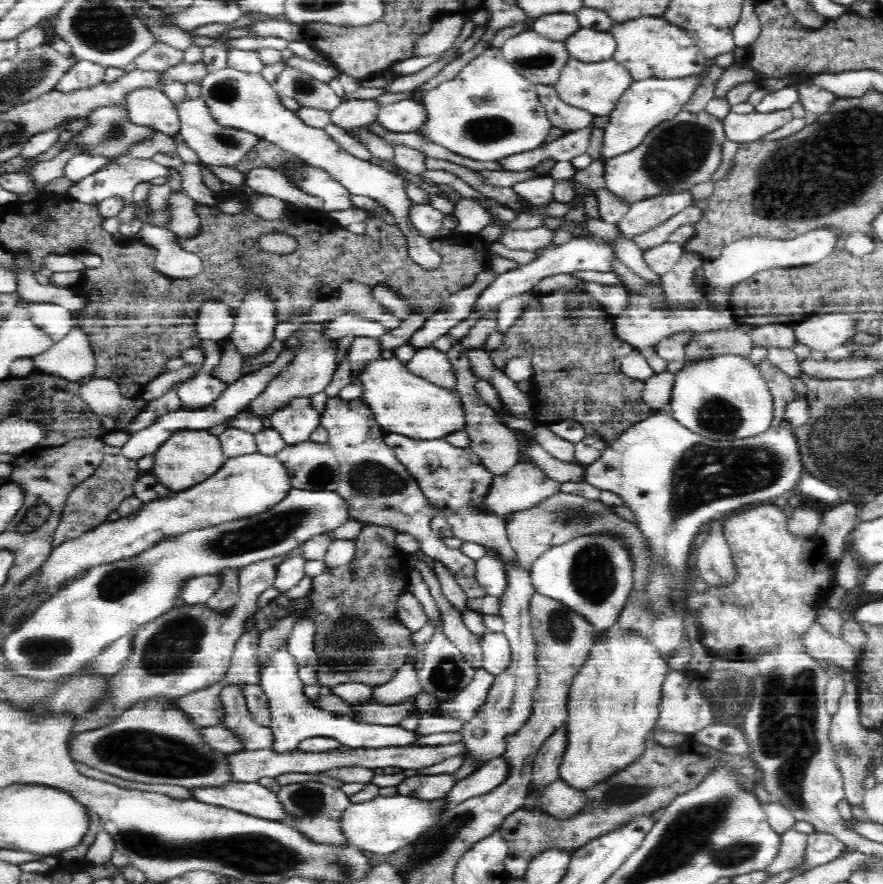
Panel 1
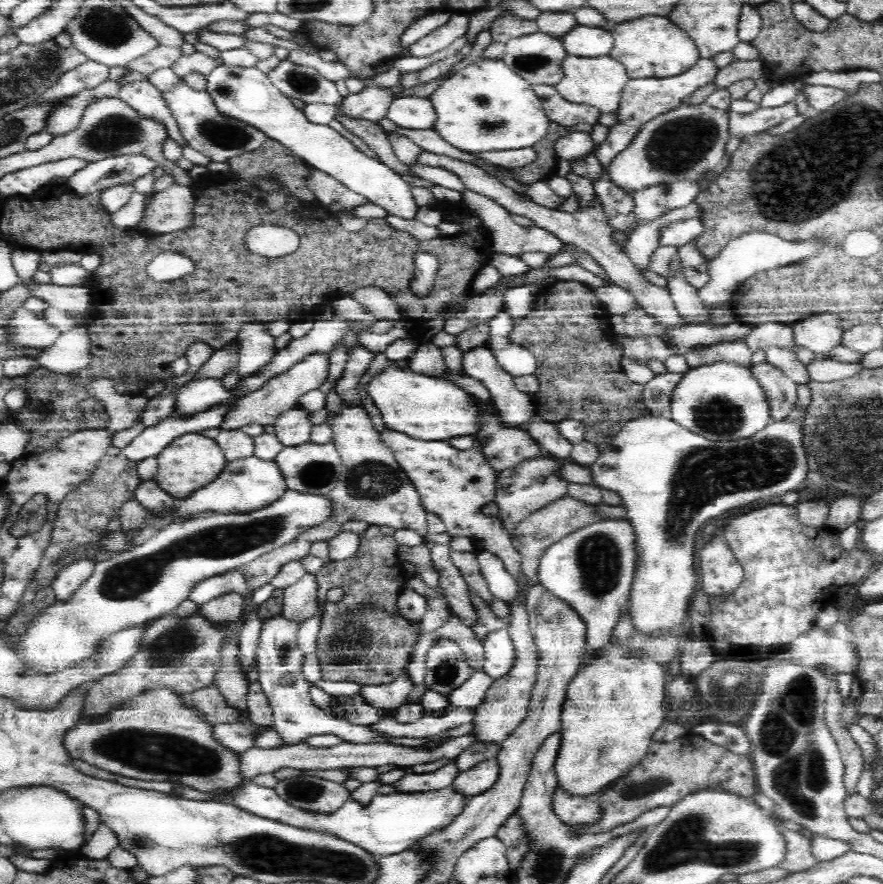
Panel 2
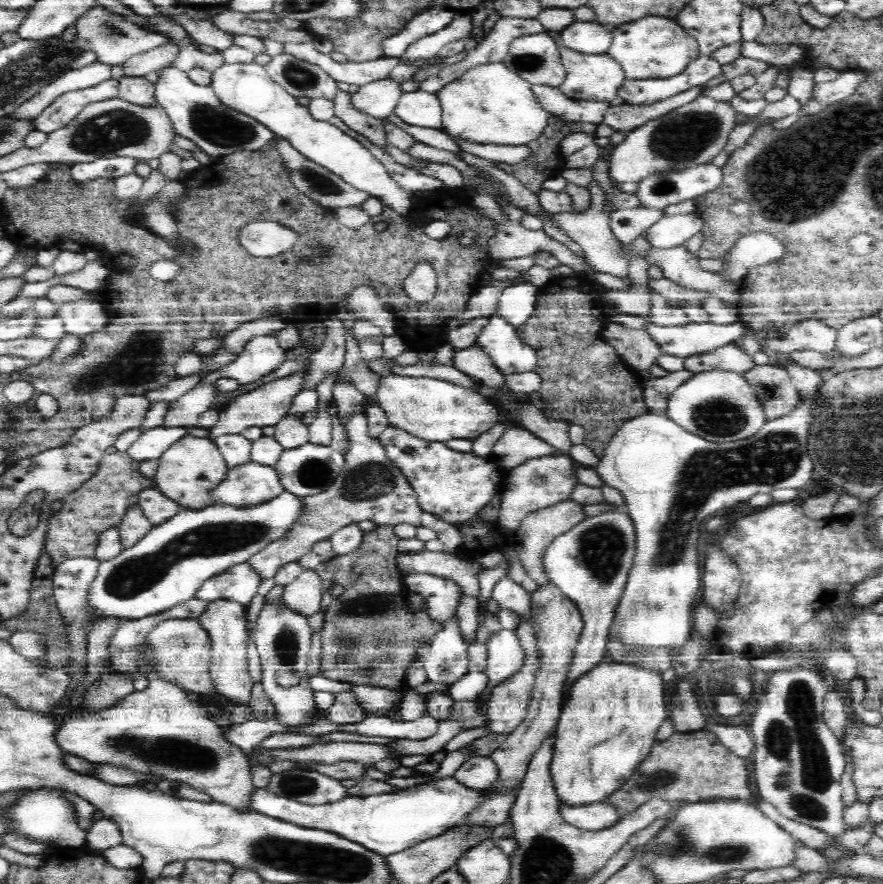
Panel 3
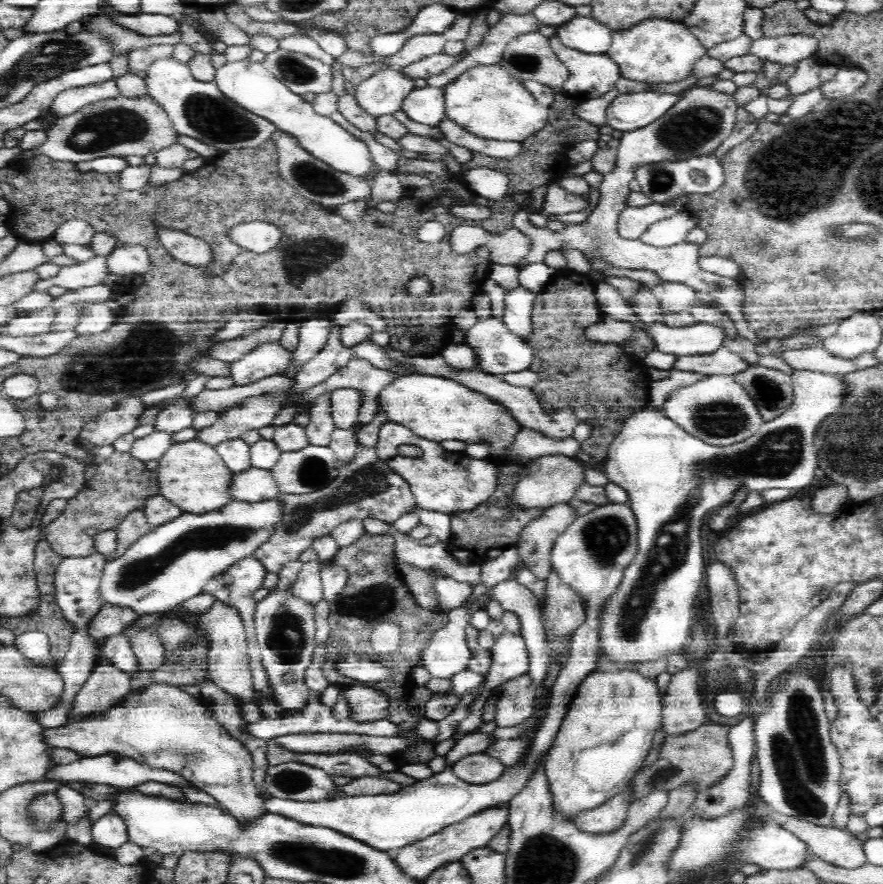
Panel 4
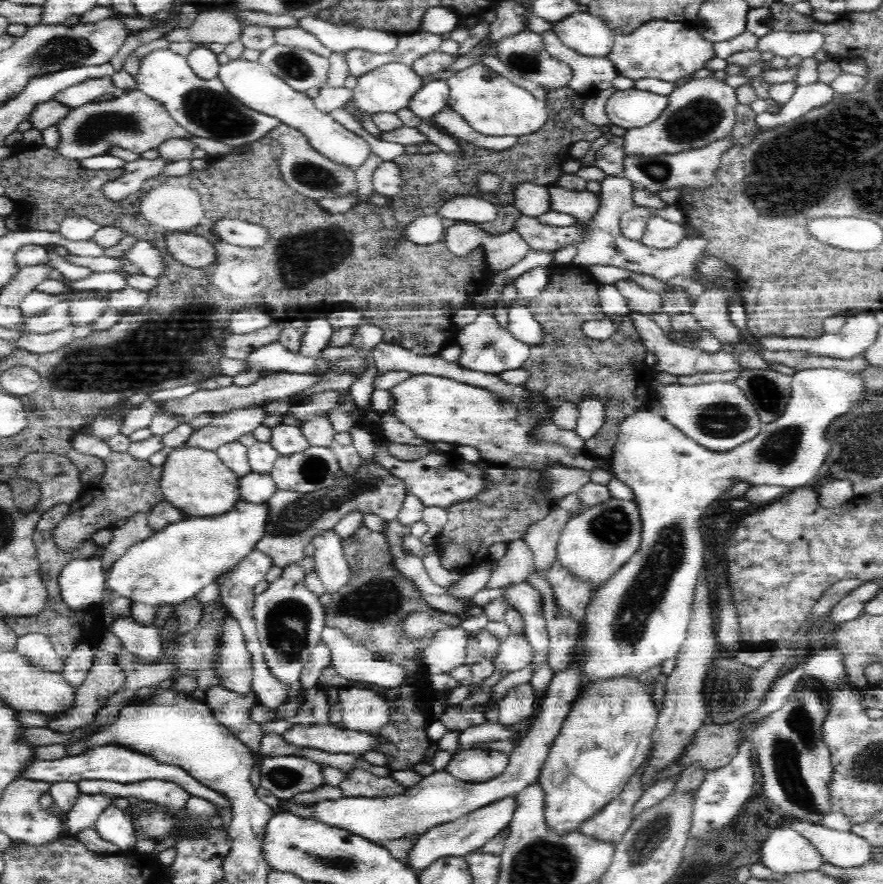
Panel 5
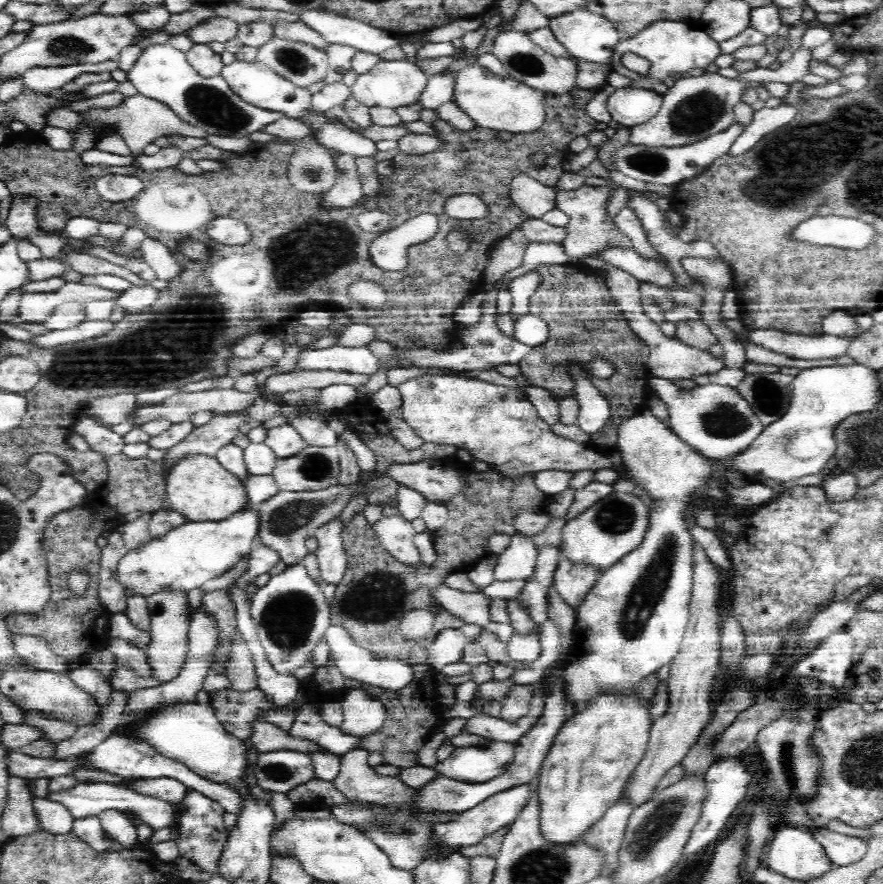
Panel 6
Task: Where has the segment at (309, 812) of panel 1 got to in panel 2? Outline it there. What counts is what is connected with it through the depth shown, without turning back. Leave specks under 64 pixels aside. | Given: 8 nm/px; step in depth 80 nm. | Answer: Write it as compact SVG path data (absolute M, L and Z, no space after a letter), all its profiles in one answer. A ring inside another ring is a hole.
M293 771L288 778L276 780L274 790L298 808L336 809L351 798L343 783L328 780L317 771Z

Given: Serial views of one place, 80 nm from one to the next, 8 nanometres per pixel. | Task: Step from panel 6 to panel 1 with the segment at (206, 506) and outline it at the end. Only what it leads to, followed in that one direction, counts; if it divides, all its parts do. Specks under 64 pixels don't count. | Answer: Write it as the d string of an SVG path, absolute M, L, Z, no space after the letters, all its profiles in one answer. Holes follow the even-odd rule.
M184 430L174 434L156 452L152 474L161 486L173 494L186 492L216 475L224 467L228 458L224 455L221 443L216 436L206 431Z

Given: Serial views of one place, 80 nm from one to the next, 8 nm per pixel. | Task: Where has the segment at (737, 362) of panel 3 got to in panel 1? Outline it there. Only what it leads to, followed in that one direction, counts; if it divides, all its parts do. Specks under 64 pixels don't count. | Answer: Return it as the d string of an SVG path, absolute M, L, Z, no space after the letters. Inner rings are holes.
M750 327L700 333L683 349L685 362L698 362L717 356L738 356L748 359L752 352Z

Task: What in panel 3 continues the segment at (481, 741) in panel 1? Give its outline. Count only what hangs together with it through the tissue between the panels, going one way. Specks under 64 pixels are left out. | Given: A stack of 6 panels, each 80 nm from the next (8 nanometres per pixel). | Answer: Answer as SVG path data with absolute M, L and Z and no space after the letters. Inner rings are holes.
M524 623L515 630L518 635L524 650L526 651L526 662L524 668L514 676L507 678L502 684L493 688L492 694L484 707L481 707L482 712L486 712L488 717L487 726L491 732L495 733L511 733L517 726L520 726L528 718L529 704L533 697L535 678L536 678L536 661L534 661L534 647L532 647L532 633L530 627Z

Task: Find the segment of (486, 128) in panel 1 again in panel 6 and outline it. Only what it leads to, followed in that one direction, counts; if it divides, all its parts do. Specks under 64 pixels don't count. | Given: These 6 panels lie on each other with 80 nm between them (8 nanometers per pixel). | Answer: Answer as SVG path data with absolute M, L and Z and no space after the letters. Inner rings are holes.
M478 62L458 71L457 78L454 100L475 120L476 125L484 128L503 128L511 132L530 132L540 128L545 121L544 92L528 88L508 75L498 75L480 66Z

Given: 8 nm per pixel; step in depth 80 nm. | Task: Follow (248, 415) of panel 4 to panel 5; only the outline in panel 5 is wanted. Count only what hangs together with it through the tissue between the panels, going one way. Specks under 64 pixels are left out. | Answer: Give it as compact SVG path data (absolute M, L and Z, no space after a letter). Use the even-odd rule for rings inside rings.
M258 407L214 414L212 422L206 427L196 429L180 448L216 453L220 446L251 434L263 420L264 415Z

